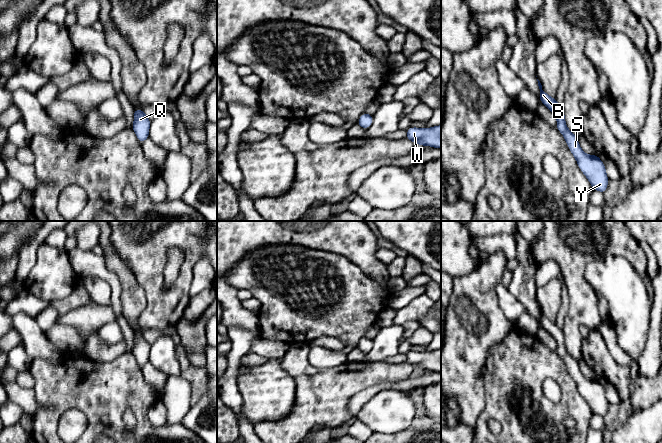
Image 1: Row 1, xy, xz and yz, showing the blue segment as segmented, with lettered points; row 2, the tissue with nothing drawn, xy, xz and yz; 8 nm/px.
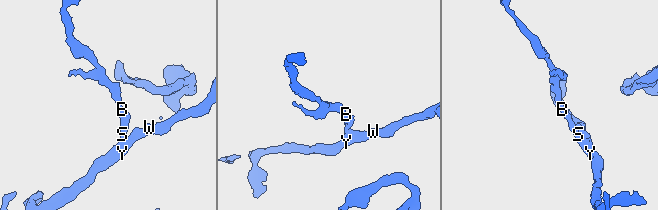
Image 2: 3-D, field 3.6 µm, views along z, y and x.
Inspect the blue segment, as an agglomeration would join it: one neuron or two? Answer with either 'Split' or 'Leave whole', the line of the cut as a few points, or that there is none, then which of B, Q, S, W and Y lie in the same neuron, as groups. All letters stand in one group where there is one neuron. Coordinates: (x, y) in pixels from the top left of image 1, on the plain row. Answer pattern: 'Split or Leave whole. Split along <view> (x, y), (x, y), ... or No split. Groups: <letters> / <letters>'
Leave whole. No split. Groups: B Q S W Y

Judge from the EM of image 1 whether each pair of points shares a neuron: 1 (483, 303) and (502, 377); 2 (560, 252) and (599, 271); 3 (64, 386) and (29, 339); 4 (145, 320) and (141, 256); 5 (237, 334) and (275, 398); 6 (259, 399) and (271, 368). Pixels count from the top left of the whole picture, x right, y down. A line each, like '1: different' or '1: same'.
1: different
2: different
3: different
4: same
5: different
6: same

